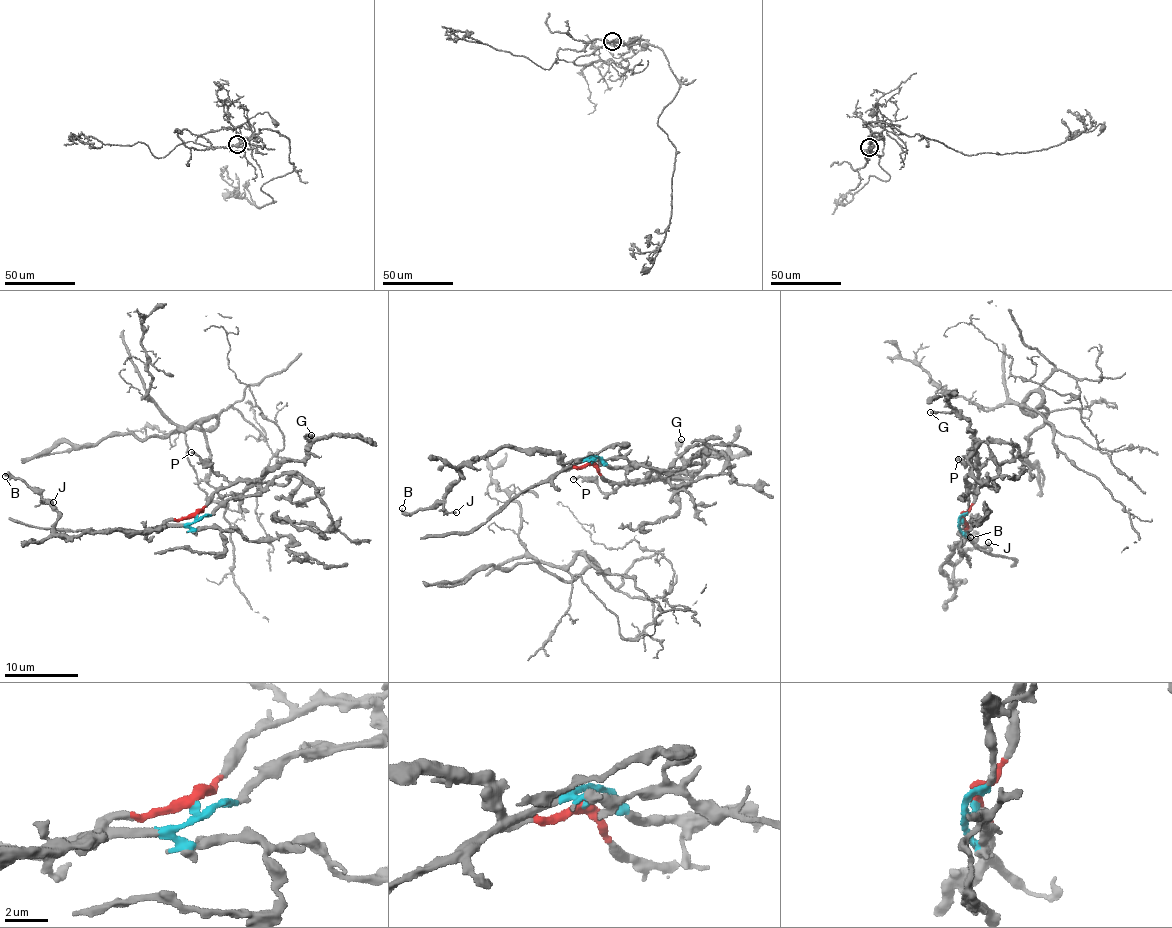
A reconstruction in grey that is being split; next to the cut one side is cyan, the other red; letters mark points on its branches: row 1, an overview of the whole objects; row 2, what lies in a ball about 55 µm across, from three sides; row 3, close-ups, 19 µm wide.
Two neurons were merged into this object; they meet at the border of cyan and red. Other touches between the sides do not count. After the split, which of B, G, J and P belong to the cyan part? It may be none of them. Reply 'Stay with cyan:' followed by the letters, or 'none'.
Stay with cyan: none

